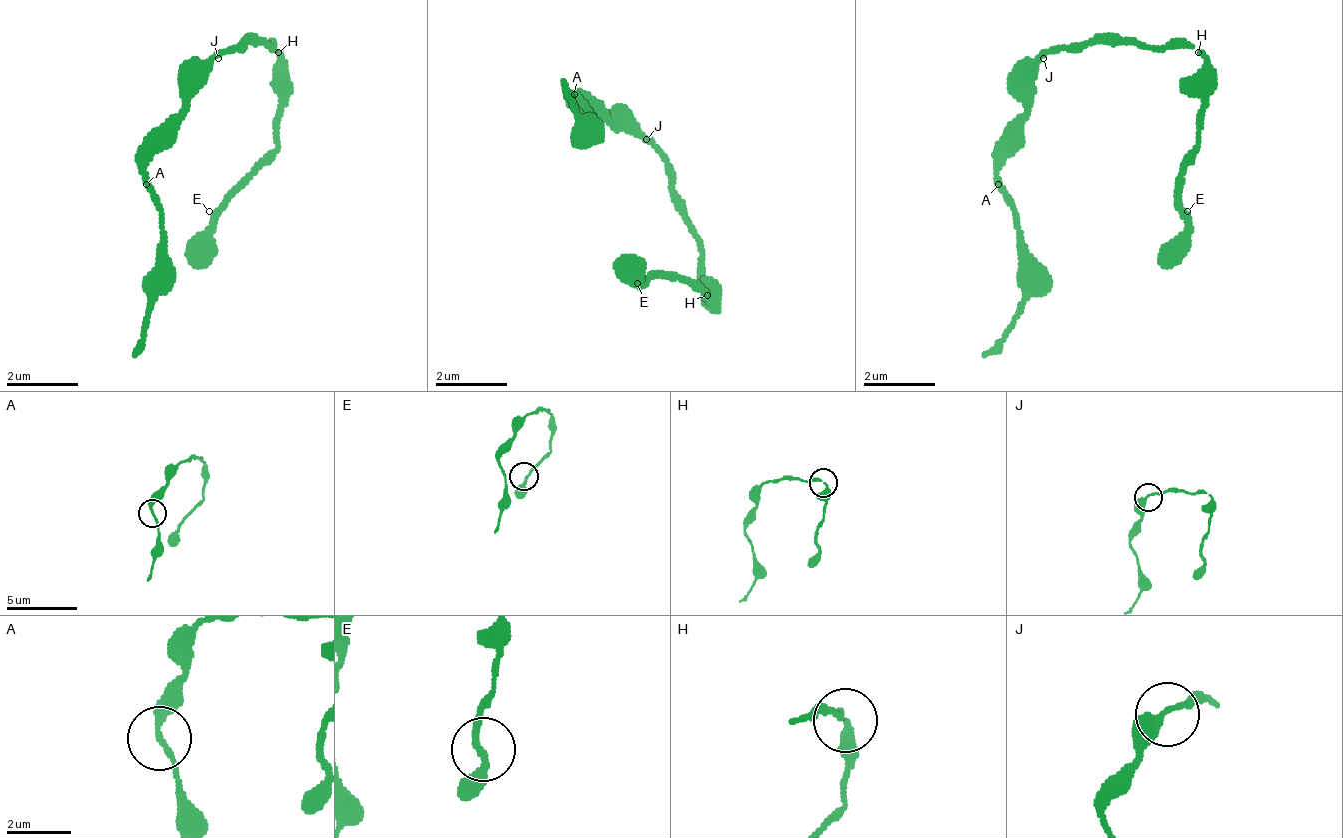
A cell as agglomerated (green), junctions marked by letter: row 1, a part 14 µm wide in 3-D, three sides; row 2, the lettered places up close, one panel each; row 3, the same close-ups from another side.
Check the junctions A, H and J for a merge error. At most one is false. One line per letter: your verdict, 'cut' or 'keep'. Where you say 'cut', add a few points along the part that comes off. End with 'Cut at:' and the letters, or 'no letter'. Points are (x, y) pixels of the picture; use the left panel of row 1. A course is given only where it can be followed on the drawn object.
A: keep
H: keep
J: keep
Cut at: no letter

